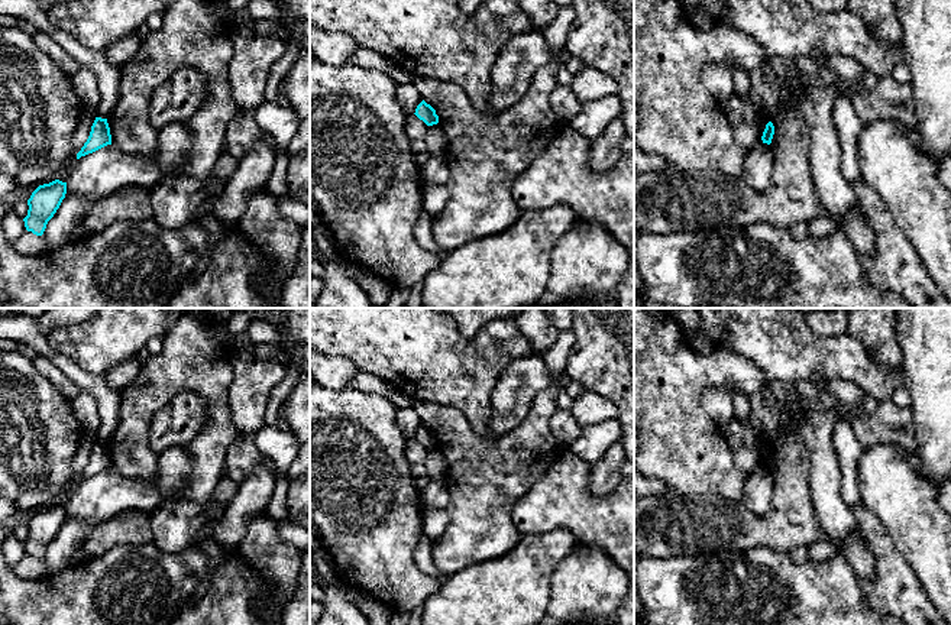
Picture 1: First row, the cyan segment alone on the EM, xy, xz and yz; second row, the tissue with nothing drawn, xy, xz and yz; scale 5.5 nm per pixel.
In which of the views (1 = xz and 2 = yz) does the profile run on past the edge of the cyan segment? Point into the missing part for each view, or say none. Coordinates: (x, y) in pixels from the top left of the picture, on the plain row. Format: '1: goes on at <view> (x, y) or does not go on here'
1: does not go on here
2: does not go on here

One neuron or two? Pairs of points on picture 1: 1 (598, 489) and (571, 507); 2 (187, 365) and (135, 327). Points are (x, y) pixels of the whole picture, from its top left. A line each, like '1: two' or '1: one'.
1: two
2: two

